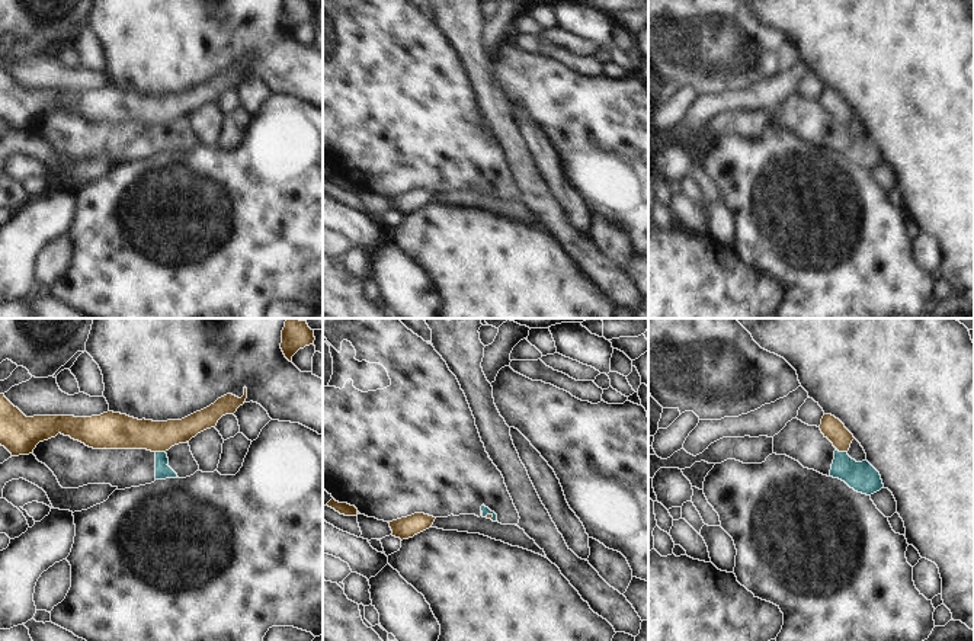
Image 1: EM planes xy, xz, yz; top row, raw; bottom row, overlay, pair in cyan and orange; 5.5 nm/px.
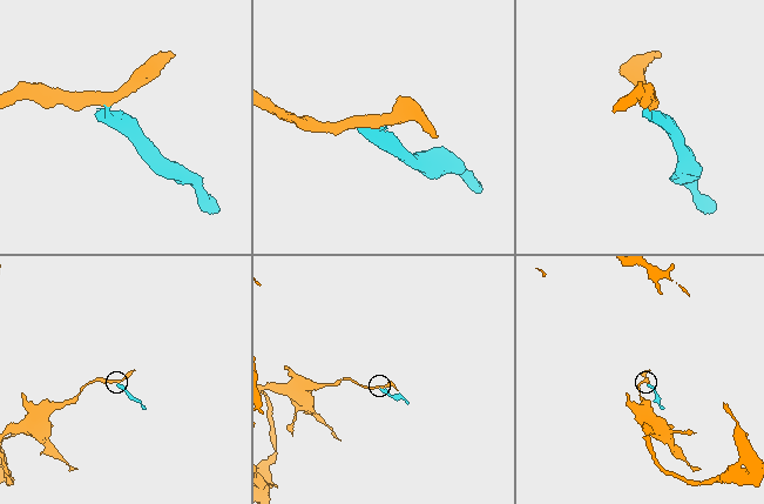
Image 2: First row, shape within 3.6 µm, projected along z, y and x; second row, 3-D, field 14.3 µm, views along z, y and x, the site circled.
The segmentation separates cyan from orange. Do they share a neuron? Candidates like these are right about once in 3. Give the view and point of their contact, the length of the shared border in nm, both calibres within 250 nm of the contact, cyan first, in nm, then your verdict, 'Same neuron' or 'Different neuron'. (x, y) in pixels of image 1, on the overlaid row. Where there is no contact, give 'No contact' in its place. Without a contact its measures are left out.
Touches cyan at yz (842, 452). Shared border 70 nm. Thickness 170 nm (cyan) against 120 nm. Different neuron

